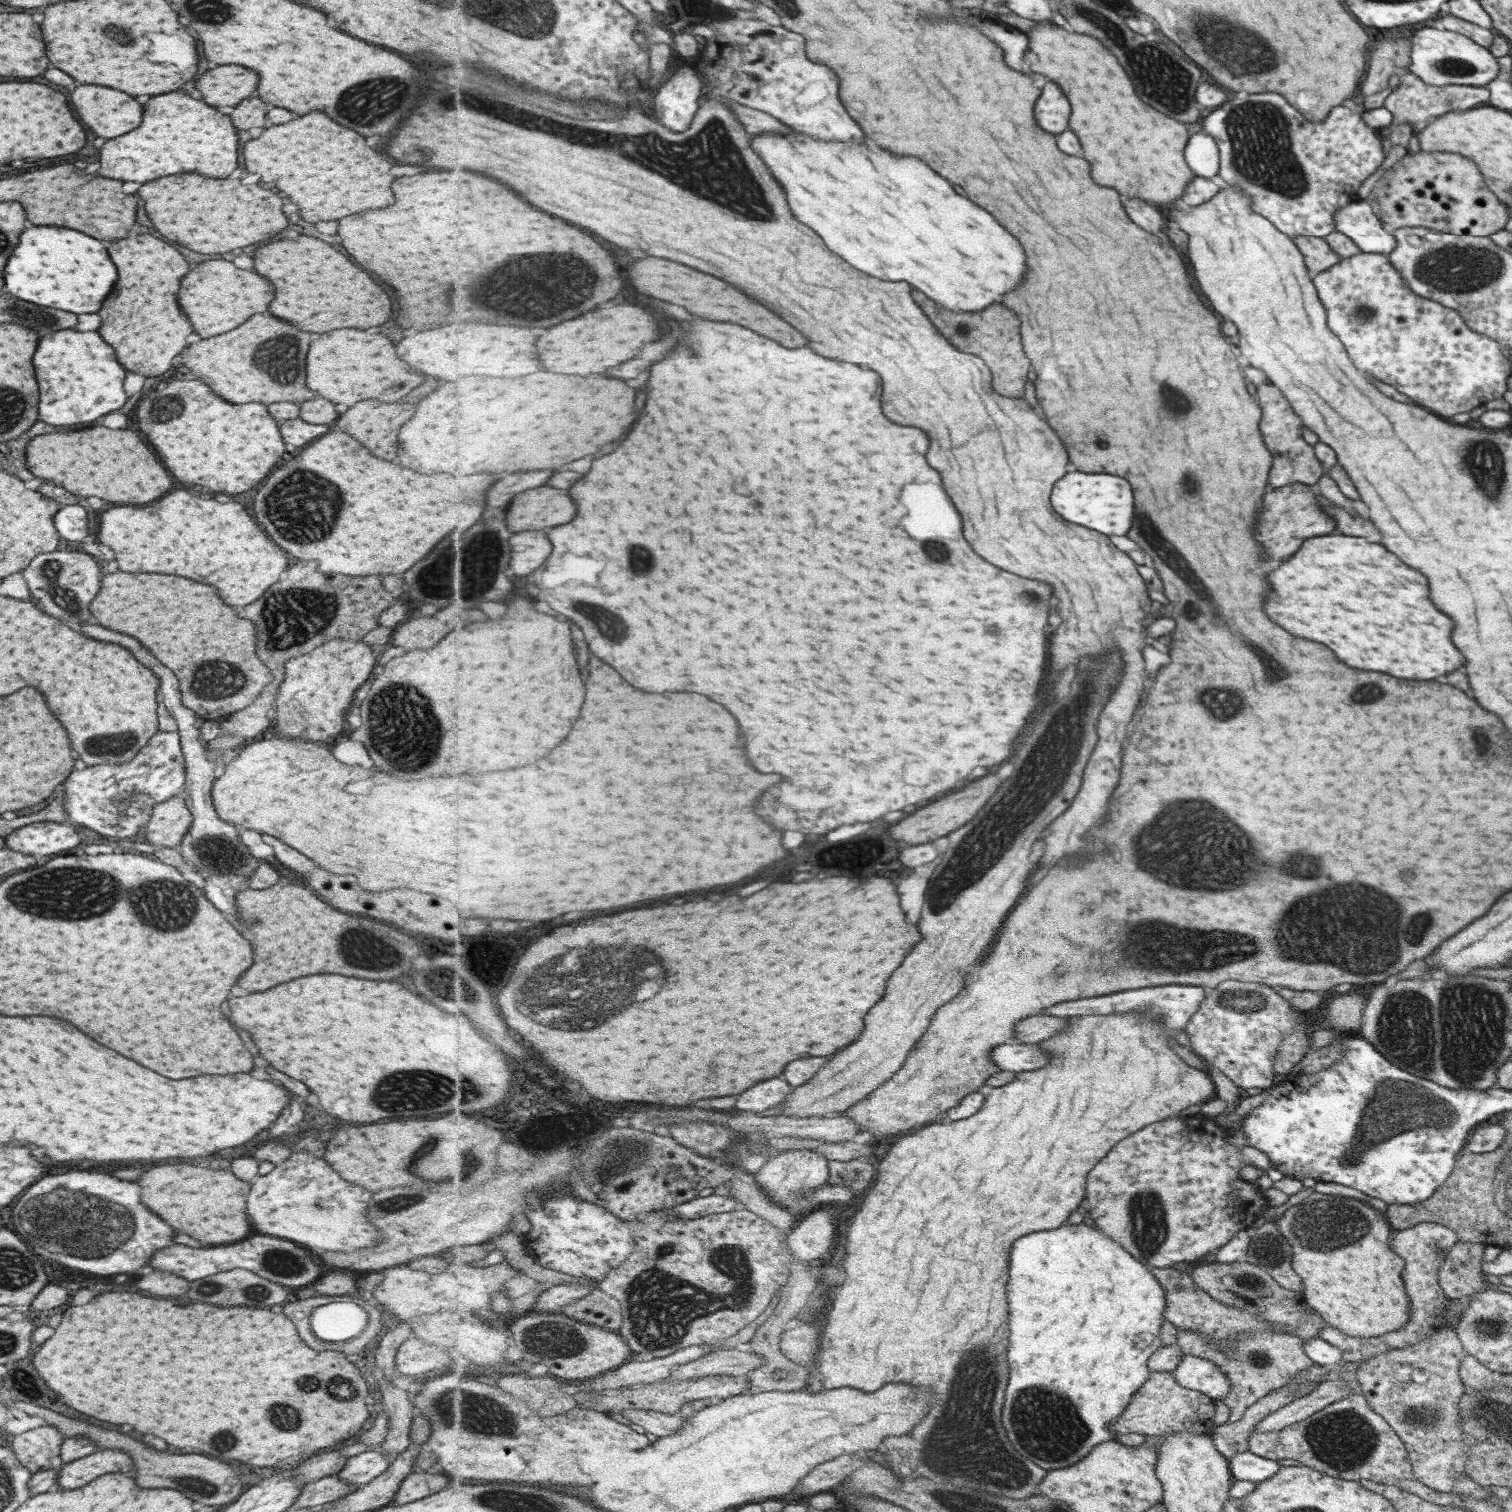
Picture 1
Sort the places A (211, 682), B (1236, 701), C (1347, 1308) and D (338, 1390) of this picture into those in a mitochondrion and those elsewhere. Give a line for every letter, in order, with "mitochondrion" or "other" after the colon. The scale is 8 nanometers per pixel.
A: mitochondrion
B: mitochondrion
C: other
D: mitochondrion

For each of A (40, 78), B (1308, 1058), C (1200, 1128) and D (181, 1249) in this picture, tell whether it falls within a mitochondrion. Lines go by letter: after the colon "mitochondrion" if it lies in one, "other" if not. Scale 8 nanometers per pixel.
A: other
B: other
C: other
D: other

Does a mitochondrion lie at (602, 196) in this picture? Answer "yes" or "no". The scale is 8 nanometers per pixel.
no

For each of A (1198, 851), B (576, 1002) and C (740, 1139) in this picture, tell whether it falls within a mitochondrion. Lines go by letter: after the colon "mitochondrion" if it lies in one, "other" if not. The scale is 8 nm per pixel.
A: mitochondrion
B: mitochondrion
C: other

